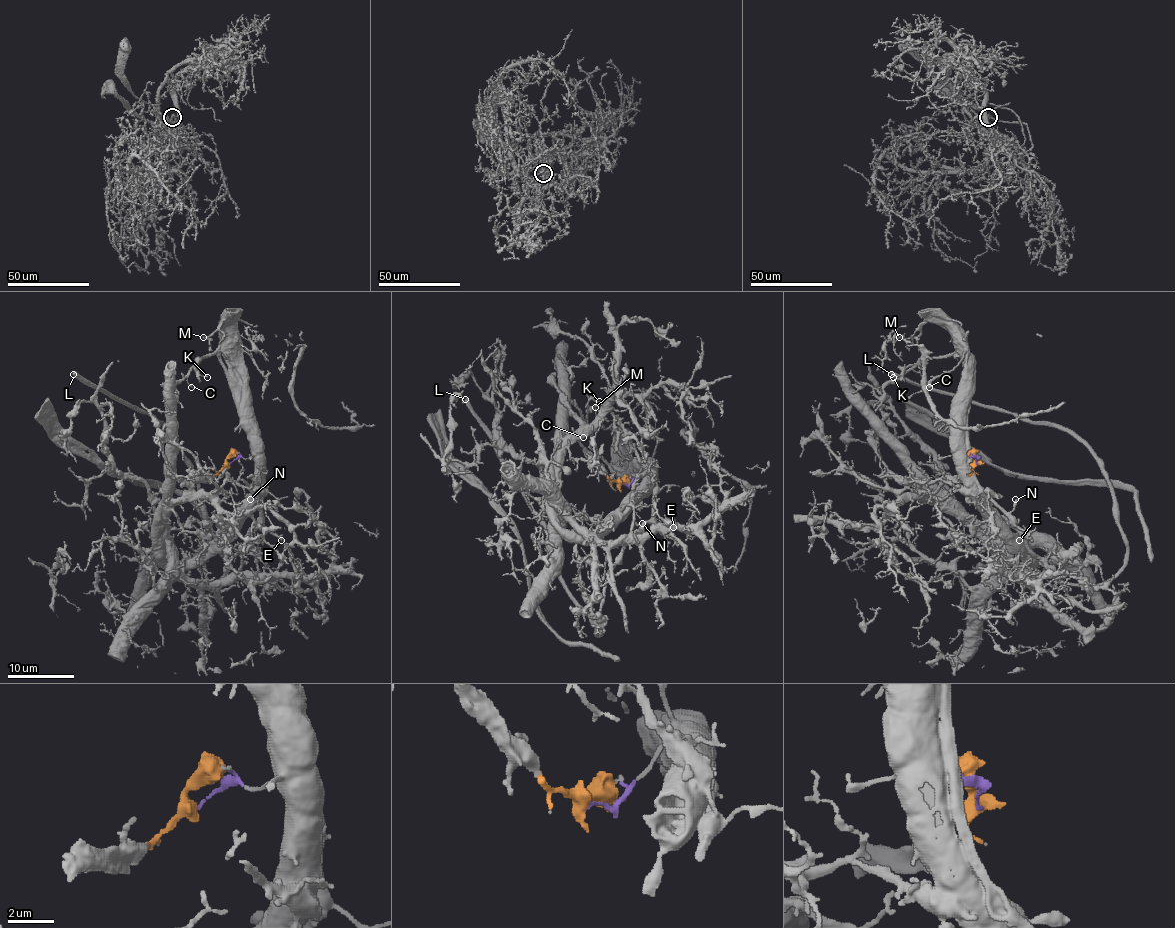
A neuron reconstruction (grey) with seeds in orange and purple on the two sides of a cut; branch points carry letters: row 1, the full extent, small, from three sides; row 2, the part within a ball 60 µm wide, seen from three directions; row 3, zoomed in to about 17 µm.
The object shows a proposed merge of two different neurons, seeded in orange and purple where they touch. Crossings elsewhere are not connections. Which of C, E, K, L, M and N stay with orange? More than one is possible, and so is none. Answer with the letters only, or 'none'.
none

